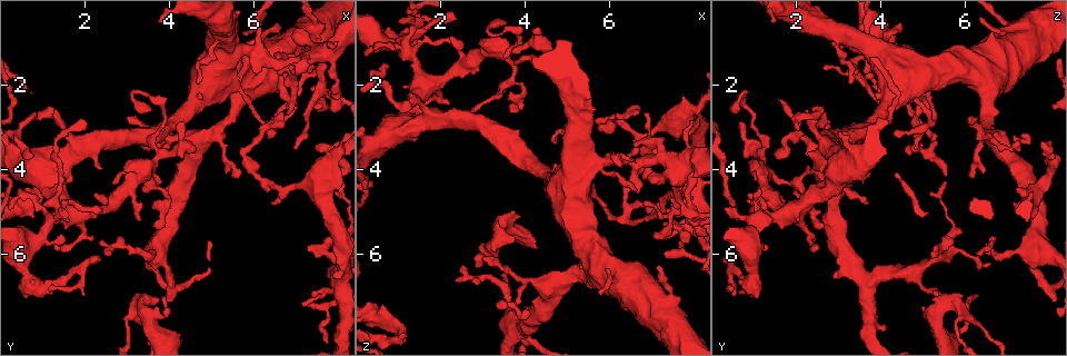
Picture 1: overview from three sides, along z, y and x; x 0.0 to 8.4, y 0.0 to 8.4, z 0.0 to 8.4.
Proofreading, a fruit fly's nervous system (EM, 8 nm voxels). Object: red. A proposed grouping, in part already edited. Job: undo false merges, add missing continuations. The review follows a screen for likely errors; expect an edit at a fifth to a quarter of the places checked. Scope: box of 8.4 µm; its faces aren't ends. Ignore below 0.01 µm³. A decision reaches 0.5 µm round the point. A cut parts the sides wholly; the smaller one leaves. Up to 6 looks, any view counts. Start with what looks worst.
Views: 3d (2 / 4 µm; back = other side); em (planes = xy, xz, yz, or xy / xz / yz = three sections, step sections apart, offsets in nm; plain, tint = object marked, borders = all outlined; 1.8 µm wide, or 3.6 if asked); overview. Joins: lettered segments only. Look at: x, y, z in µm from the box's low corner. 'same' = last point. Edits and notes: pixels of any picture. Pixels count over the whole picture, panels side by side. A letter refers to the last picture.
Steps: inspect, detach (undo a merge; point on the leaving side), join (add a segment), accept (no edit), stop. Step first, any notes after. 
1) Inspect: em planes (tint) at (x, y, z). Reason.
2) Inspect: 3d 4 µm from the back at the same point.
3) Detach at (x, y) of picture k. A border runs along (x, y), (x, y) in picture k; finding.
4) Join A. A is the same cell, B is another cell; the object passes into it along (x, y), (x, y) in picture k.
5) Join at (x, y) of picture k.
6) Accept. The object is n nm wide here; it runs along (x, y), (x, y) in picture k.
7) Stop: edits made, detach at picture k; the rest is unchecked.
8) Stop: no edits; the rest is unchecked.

Inspect: em 3.6 µm xz step 16 (tint) at (1.10, 4.35, 2.95). Four or more arms meet.

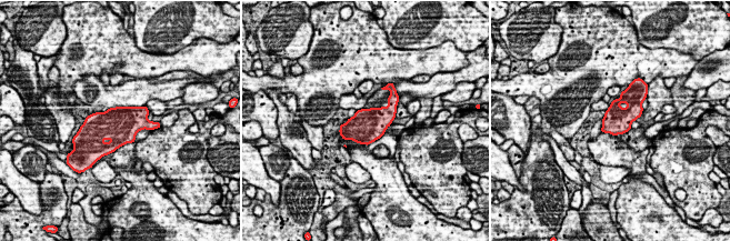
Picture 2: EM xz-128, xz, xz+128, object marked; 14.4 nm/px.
Inspect: em 3.6 µm planes (borders) at the same point. Cut it another way.

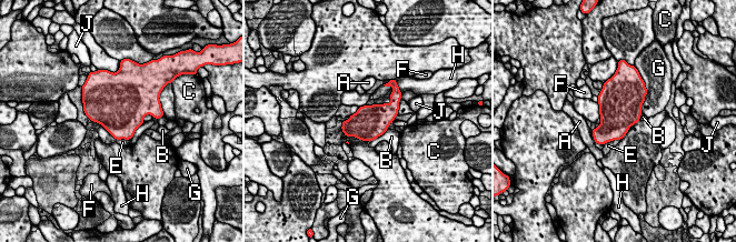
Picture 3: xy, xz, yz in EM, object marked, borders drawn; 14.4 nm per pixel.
Accept. The object is 500 nm wide here; A, B, C, E, F, G, H and J are other cells; a border runs along (646, 96), (642, 106), (642, 113) in picture 3; continuous, no second neuron.

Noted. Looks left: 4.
Inspect: em planes (plain) at (7.55, 2.05, 4.65). Side arm on a straight run.

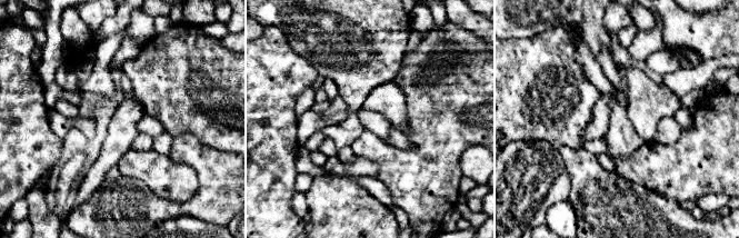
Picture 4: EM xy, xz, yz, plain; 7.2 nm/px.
Inspect: em planes (tint) at the same point. Where the object lies.

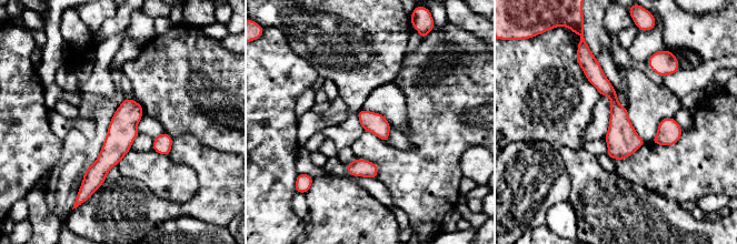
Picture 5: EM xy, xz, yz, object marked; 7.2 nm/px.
Inspect: em planes (borders) at the same point. What lies round it.

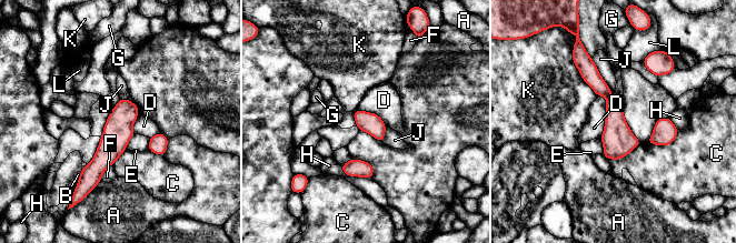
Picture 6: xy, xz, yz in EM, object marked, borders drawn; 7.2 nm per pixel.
Accept. A, B, C, D, E, F, G, H, J, K and L are other cells; it runs along (580, 64), (609, 97), (620, 155) in picture 6; all the same neuron.

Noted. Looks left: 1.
Stop: no edits; the rest is unchecked.

